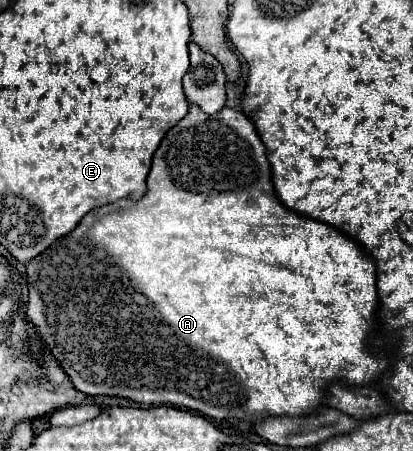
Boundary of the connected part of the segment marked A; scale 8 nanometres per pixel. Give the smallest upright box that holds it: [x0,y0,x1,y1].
[25,105,393,425]

